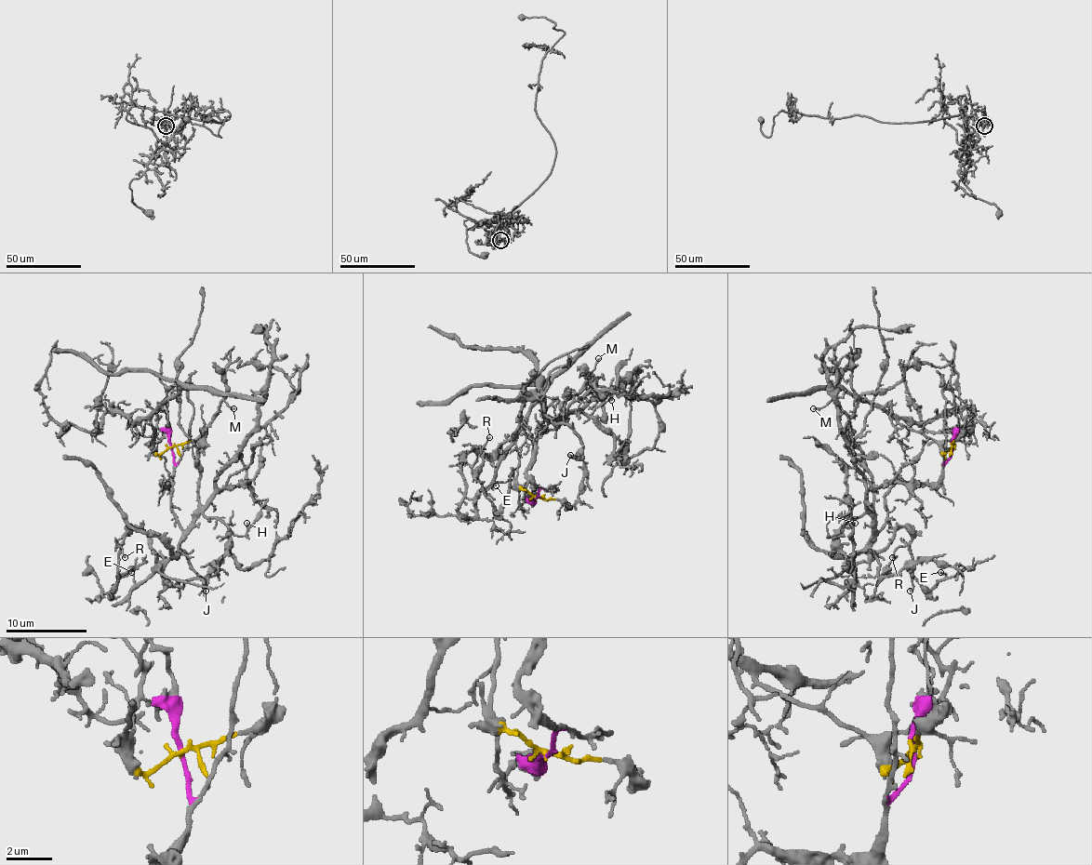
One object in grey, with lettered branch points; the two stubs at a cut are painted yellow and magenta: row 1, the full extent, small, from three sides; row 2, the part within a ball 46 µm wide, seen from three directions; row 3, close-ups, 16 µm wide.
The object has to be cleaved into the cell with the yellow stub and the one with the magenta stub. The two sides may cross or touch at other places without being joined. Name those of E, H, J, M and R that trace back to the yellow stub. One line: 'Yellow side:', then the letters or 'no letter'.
Yellow side: no letter

